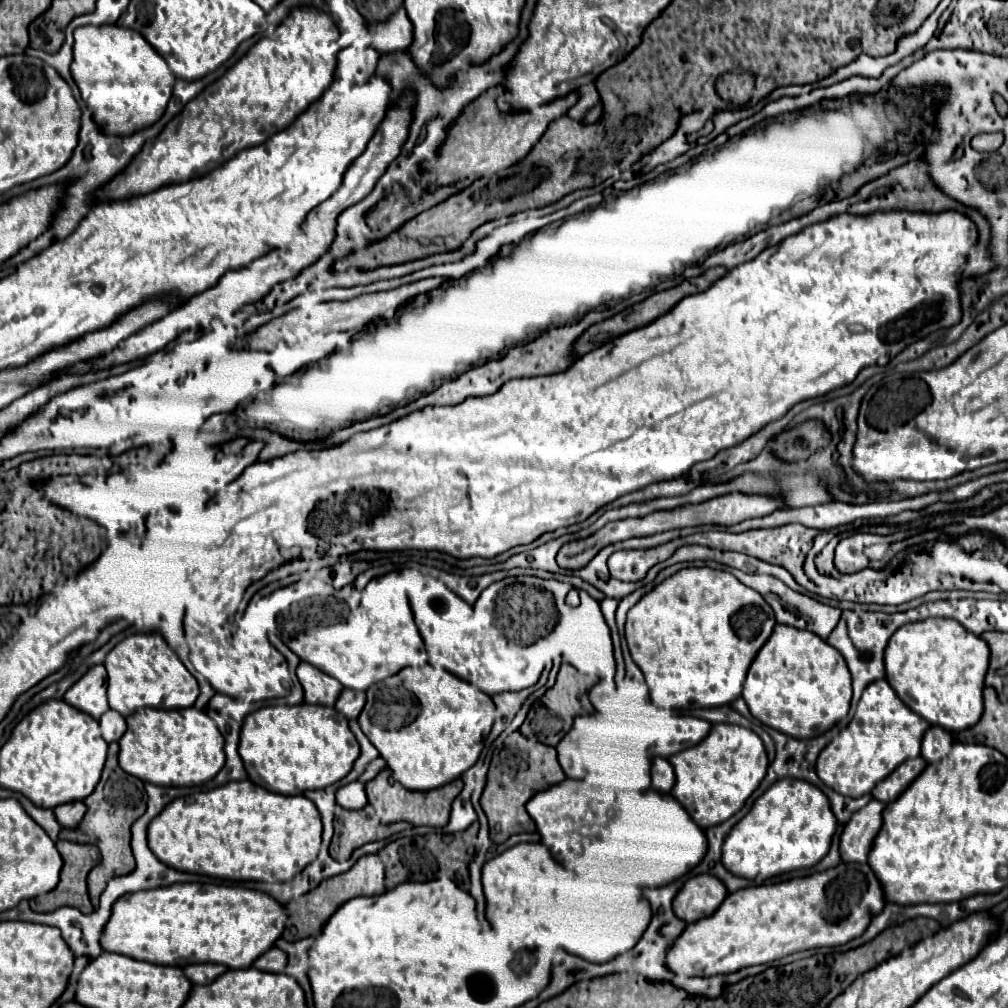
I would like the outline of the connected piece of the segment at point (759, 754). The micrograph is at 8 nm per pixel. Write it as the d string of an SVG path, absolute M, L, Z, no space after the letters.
M714 723L708 737L700 741L700 745L684 749L672 755L668 761L676 771L672 795L702 829L732 817L762 783L768 769L768 757L762 739L752 729L732 723Z

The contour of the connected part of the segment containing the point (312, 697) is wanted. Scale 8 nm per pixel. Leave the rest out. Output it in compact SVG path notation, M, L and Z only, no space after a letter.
M302 661L296 669L296 675L304 687L304 701L312 703L312 705L326 705L326 707L334 707L340 691L344 689L340 685L340 681L332 679L330 675L326 675L324 671L316 669L314 665Z

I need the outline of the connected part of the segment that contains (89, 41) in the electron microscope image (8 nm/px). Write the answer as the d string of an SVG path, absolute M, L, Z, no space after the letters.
M84 25L74 31L72 77L94 121L110 135L130 135L156 123L176 83L164 57L140 33L122 25Z

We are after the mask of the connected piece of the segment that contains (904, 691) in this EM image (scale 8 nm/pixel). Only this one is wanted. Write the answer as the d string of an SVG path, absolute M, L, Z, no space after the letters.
M934 617L902 625L888 641L884 663L886 679L896 695L922 719L932 721L958 721L958 723L932 723L948 731L960 731L976 725L982 717L984 677L988 671L990 649L982 637L972 635L954 619Z

